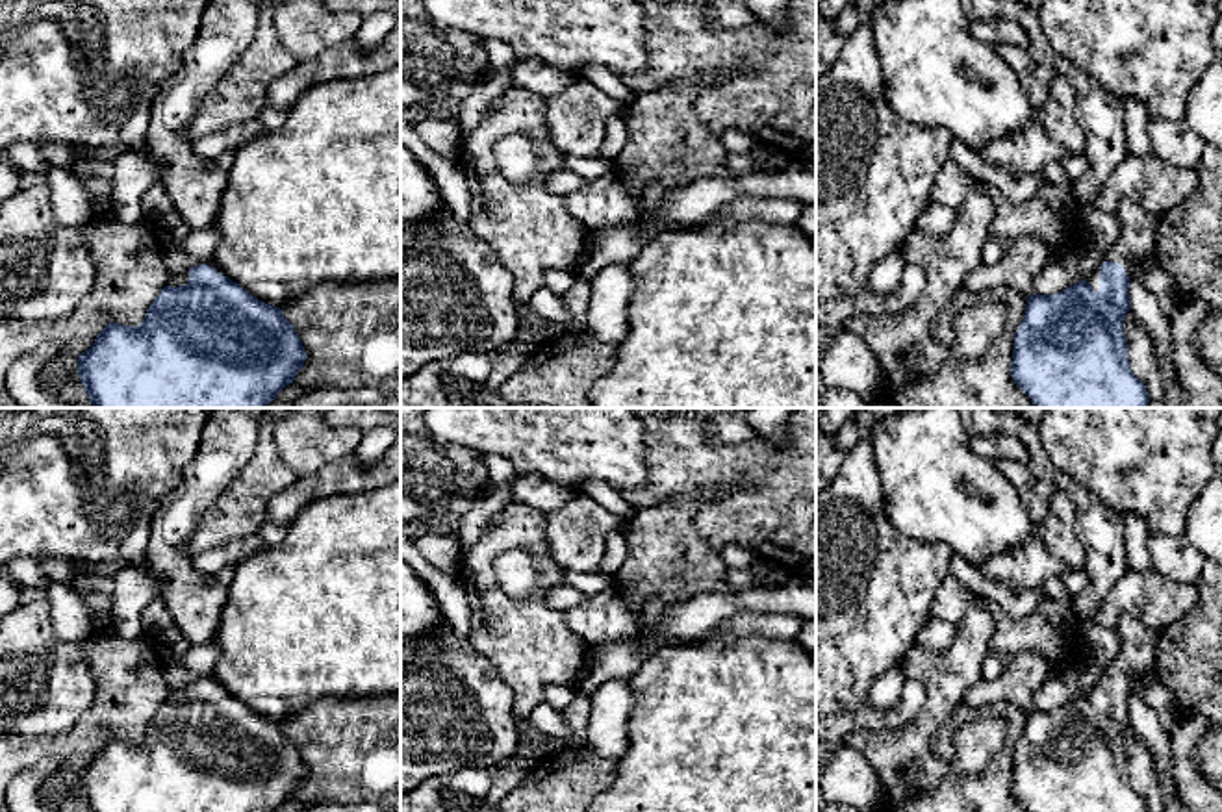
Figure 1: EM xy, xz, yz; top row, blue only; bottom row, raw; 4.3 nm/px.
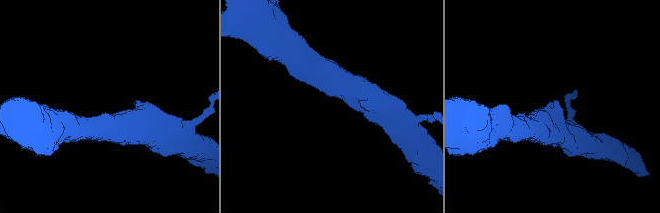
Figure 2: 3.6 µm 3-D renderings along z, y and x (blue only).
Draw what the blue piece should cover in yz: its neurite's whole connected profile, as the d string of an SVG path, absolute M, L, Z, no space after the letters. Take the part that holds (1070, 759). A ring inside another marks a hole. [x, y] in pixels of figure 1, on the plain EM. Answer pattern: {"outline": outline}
{"outline": "M1120 614L1120 651L1101 669L1087 695L1053 708L1031 710L1014 749L1011 792L1027 812L1148 812L1127 777L1124 732L1129 727L1129 682L1137 671L1155 669L1159 636L1129 614Z"}

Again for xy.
{"outline": "M213 677L171 688L139 742L109 738L78 771L89 812L276 812L308 769L282 725L252 712Z"}

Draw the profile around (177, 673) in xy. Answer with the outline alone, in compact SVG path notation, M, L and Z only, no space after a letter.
M165 660L163 675L171 688L185 688L191 682L197 682L198 677L193 675L182 660Z

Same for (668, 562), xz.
M675 502L640 510L625 536L629 558L614 577L617 597L640 628L675 604L703 593L734 593L723 580L723 558L699 536Z

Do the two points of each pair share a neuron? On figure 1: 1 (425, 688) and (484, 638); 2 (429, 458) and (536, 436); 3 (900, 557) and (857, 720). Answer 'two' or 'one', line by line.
1: two
2: two
3: two

